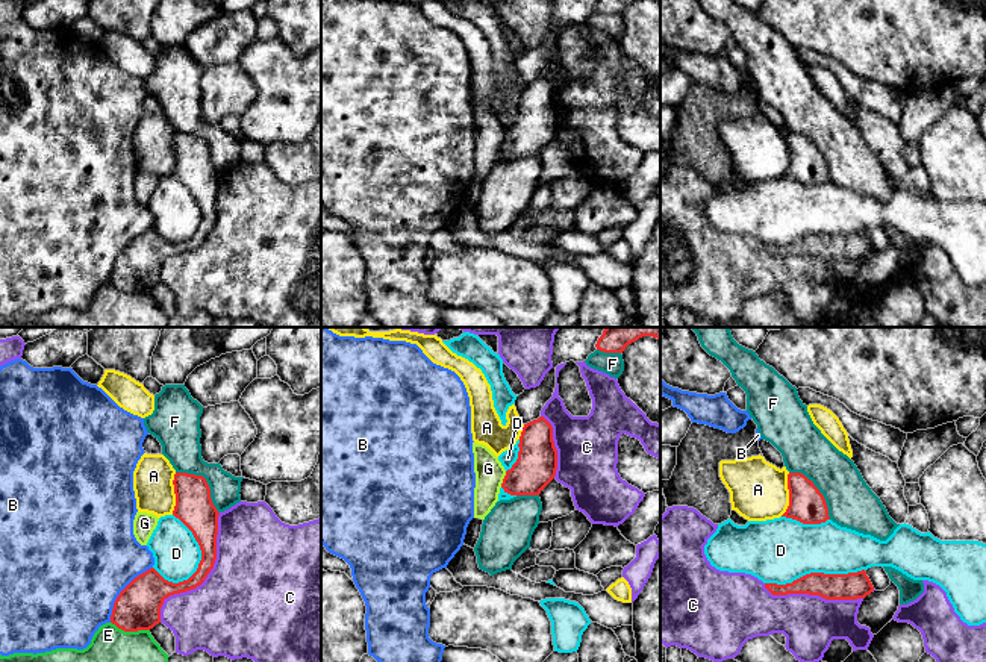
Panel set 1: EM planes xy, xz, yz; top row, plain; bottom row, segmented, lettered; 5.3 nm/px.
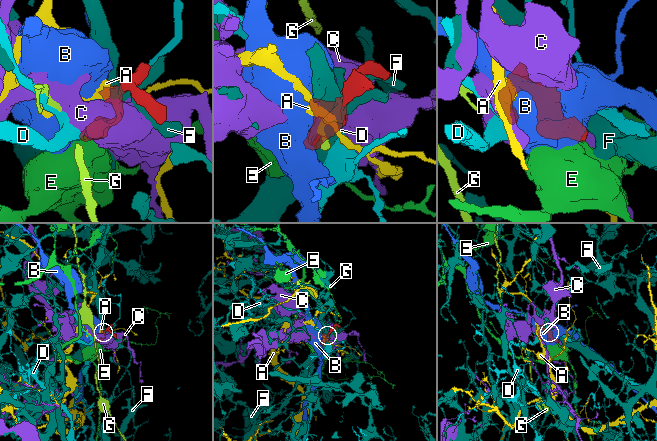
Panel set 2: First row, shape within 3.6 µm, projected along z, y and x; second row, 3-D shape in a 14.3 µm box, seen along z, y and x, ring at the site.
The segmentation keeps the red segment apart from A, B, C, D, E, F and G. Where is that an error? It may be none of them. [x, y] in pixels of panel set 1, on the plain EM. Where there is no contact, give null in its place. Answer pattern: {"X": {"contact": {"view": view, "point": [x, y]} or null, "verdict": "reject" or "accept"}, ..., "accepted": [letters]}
{"A": {"contact": {"view": "yz", "point": [789, 155]}, "verdict": "reject"}, "B": {"contact": {"view": "xy", "point": [121, 252]}, "verdict": "reject"}, "C": {"contact": {"view": "xy", "point": [206, 237]}, "verdict": "reject"}, "D": {"contact": {"view": "xy", "point": [202, 212]}, "verdict": "reject"}, "E": {"contact": {"view": "xy", "point": [131, 291]}, "verdict": "reject"}, "F": {"contact": {"view": "xy", "point": [206, 143]}, "verdict": "reject"}, "G": {"contact": {"view": "xz", "point": [503, 140]}, "verdict": "reject"}, "accepted": []}

